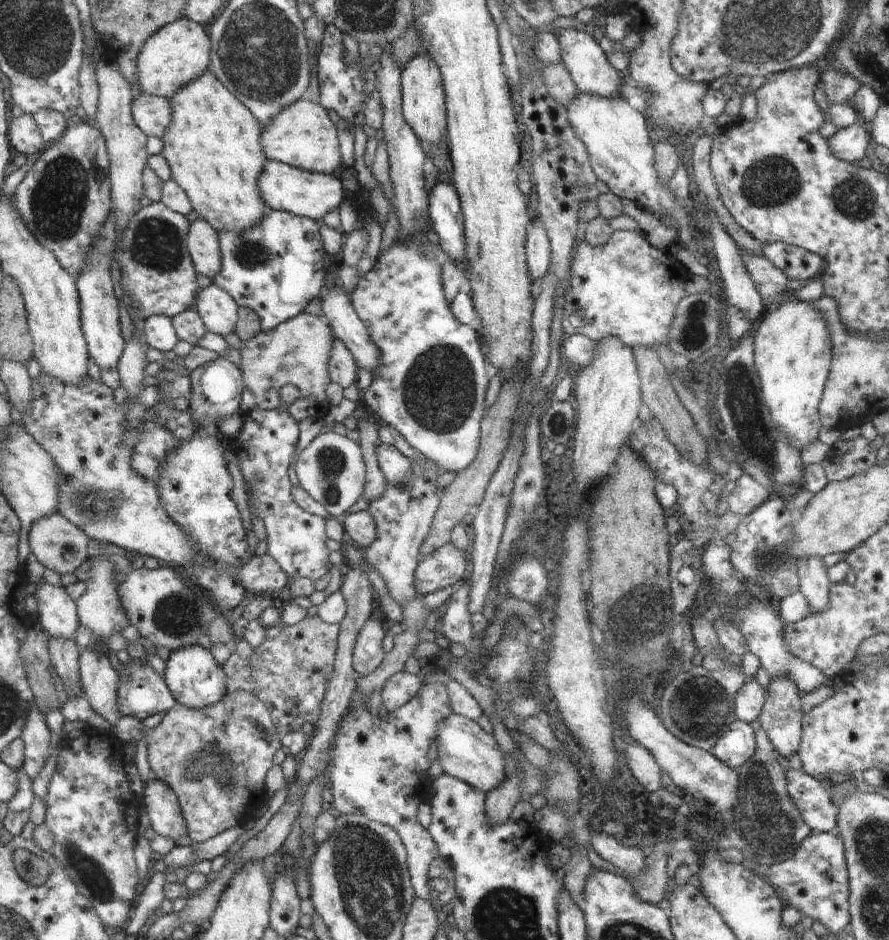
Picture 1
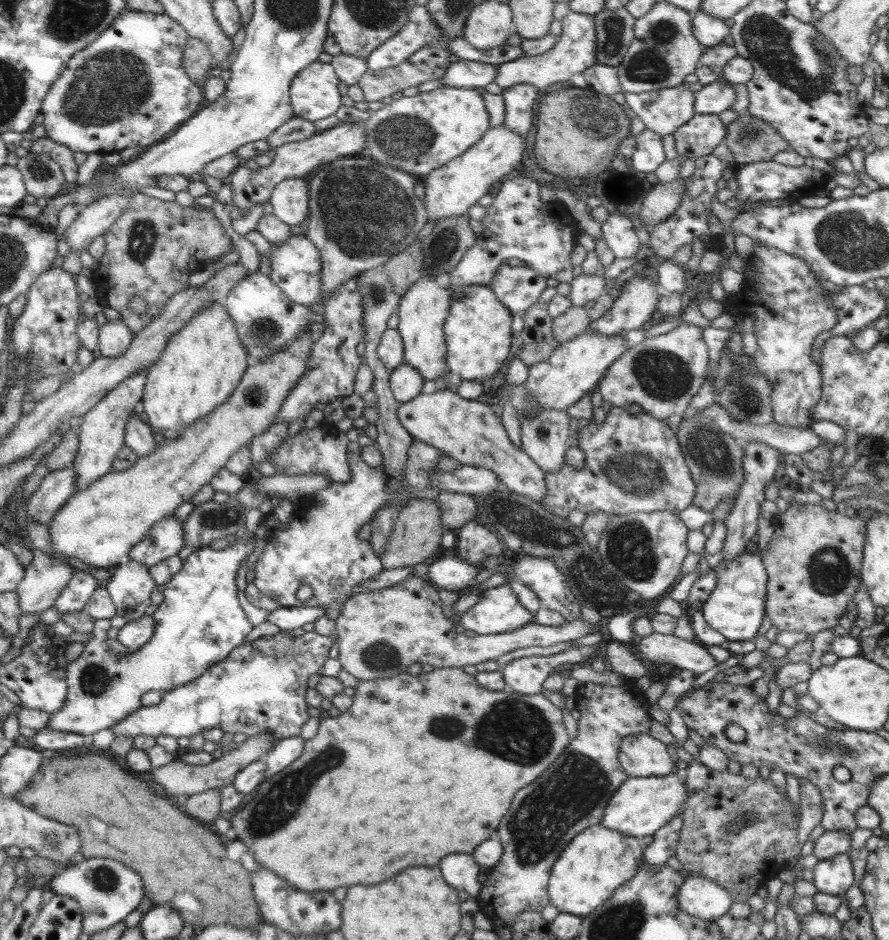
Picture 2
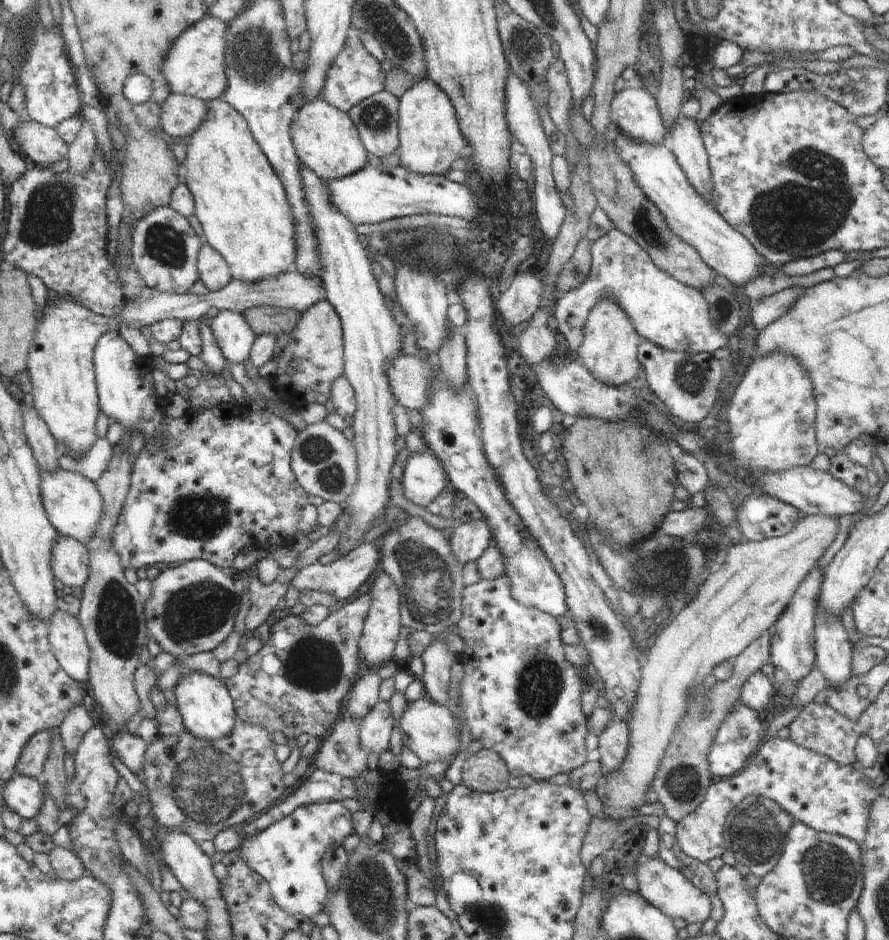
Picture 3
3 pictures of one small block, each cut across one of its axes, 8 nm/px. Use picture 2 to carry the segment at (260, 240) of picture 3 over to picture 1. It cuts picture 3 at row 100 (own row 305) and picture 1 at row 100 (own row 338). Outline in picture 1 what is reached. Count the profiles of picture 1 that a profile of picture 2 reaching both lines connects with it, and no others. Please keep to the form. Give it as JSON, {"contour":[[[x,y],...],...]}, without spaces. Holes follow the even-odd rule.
{"contour":[[[209,69],[193,82],[180,87],[168,100],[171,121],[162,133],[164,146],[160,154],[171,168],[171,178],[185,190],[193,210],[212,225],[216,232],[227,230],[241,233],[244,229],[252,228],[263,217],[265,210],[270,209],[260,198],[257,189],[258,177],[268,160],[260,142],[262,126]]]}

